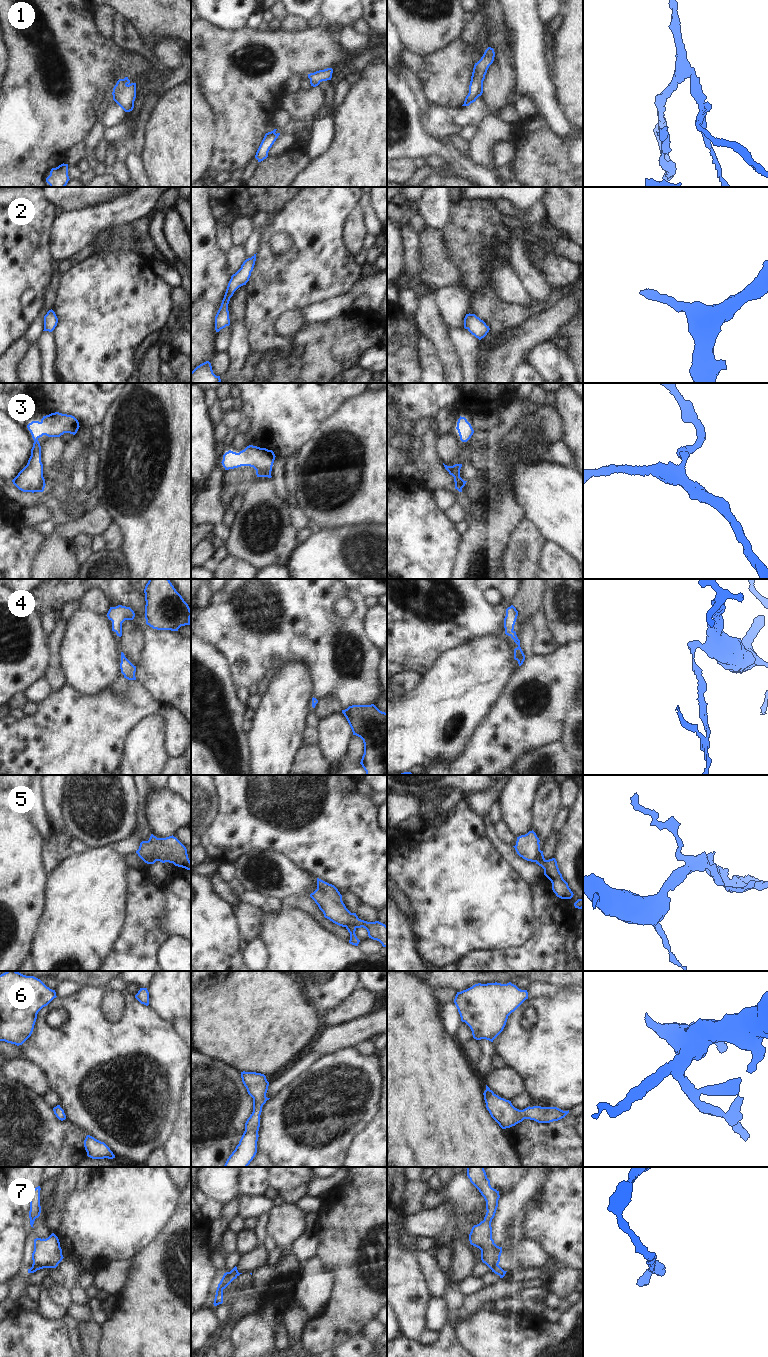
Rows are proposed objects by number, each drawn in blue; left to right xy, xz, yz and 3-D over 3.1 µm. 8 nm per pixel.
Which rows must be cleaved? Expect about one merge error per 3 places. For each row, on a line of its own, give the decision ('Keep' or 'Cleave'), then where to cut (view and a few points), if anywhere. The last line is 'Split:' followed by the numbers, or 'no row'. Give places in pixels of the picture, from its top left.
1: Keep. No split
2: Keep. No split
3: Keep. No split
4: Keep. No split
5: Cleave. Split along xz (345, 926), (352, 925), (356, 927)
6: Keep. No split
7: Keep. No split
Split: 5

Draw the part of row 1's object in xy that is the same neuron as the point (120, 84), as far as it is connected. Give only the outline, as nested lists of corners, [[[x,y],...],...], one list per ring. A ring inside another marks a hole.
[[[128,77],[119,79],[113,88],[113,100],[125,111],[130,112],[134,108],[136,98],[136,83],[131,83]]]

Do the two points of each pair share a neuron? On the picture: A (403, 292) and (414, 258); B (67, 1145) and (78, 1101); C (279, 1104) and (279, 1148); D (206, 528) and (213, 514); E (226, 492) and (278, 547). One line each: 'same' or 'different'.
A: different
B: different
C: same
D: different
E: different

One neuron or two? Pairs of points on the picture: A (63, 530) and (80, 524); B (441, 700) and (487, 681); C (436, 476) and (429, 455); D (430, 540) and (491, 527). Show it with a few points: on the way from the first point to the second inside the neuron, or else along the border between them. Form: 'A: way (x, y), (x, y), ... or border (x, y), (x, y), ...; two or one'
A: way (67, 530), (76, 527); one
B: way (452, 697), (468, 681), (476, 681); one
C: way (433, 471), (429, 460); one
D: border (461, 535), (454, 558); two

